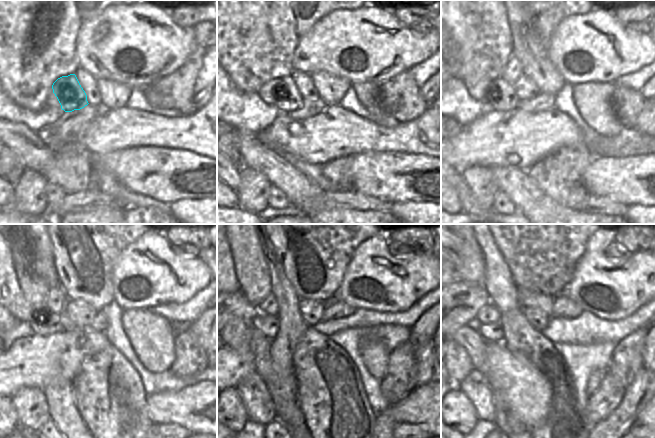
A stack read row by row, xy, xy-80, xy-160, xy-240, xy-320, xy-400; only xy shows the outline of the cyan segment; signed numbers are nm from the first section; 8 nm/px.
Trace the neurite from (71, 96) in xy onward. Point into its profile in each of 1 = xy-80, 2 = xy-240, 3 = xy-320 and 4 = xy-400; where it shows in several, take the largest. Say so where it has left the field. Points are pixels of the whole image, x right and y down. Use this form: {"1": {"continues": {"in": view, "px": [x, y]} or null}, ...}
{"1": {"continues": {"in": "xy-80", "px": [290, 102]}}, "2": {"continues": {"in": "xy-240", "px": [41, 325]}}, "3": {"continues": {"in": "xy-320", "px": [268, 325]}}, "4": {"continues": {"in": "xy-400", "px": [493, 332]}}}

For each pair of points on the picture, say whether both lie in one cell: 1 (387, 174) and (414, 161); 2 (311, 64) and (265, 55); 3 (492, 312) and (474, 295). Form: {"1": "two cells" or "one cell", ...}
{"1": "one cell", "2": "two cells", "3": "two cells"}

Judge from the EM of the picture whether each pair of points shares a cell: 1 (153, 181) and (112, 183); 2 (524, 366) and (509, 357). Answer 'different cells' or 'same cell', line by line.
1: different cells
2: different cells

